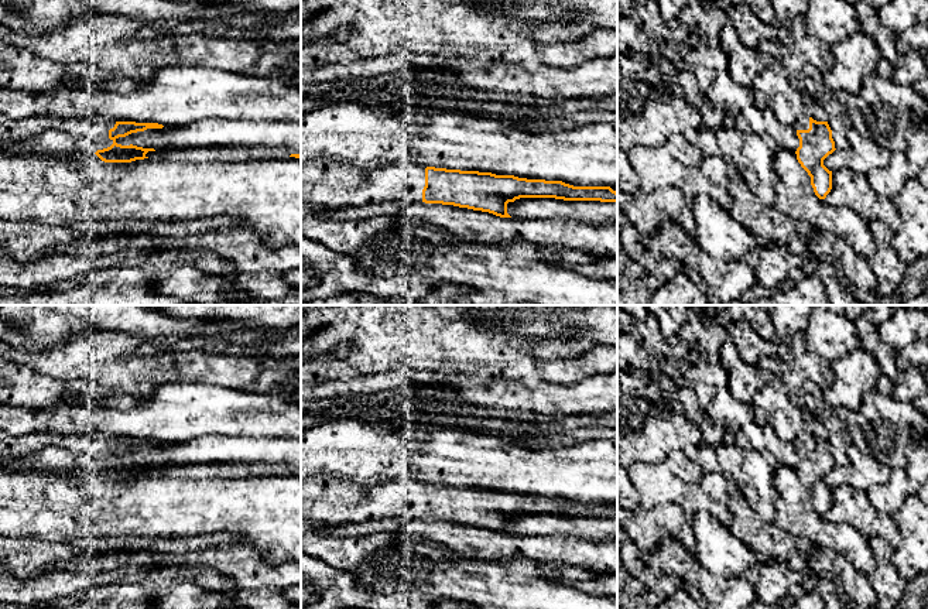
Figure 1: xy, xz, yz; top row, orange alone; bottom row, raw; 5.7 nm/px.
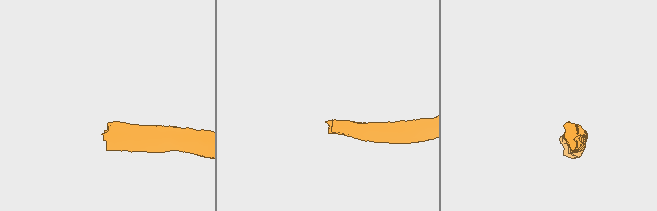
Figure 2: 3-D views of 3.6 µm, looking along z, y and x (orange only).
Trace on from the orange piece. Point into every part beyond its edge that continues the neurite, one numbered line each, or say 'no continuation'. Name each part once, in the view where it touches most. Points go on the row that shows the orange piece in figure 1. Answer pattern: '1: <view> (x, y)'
1: xz (331, 184)

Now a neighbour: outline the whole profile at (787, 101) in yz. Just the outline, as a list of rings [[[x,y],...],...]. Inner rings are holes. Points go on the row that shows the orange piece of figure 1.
[[[775,62],[753,81],[754,90],[761,90],[768,97],[768,109],[775,119],[792,126],[799,117],[808,116],[816,122],[826,122],[823,103],[818,102],[808,90],[790,81],[781,62]]]

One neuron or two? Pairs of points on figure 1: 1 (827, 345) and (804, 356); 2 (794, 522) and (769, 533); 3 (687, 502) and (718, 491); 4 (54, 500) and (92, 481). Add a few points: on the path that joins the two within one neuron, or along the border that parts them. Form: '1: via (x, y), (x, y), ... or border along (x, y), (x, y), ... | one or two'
1: border along (802, 331), (808, 346), (829, 362) | two
2: border along (773, 522), (795, 537) | two
3: via (694, 500), (711, 495) | one
4: via (64, 500), (72, 500), (82, 491) | one

